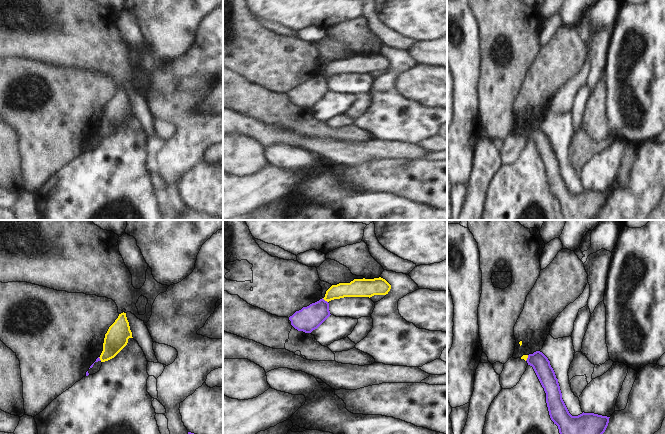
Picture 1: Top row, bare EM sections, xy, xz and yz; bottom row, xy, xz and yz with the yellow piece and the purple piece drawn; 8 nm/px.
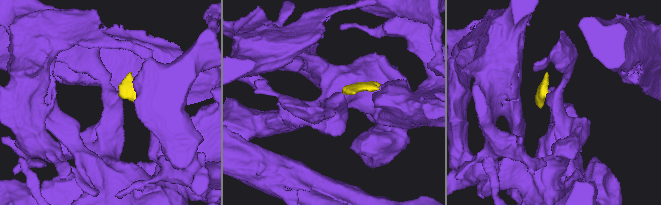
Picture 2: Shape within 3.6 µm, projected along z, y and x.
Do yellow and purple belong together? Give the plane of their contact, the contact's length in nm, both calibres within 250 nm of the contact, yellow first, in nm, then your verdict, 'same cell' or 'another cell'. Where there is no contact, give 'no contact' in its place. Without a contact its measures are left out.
xz | 60 nm | 130/200 nm | another cell

